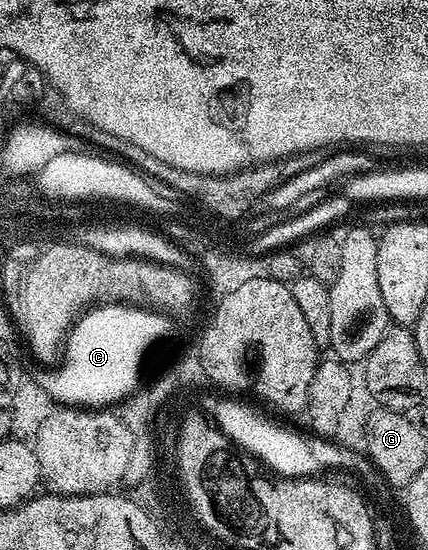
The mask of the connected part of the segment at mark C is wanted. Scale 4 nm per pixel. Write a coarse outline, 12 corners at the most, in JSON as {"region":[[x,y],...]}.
{"region":[[91,307],[56,370],[35,379],[59,405],[99,408],[140,384],[167,313]]}

